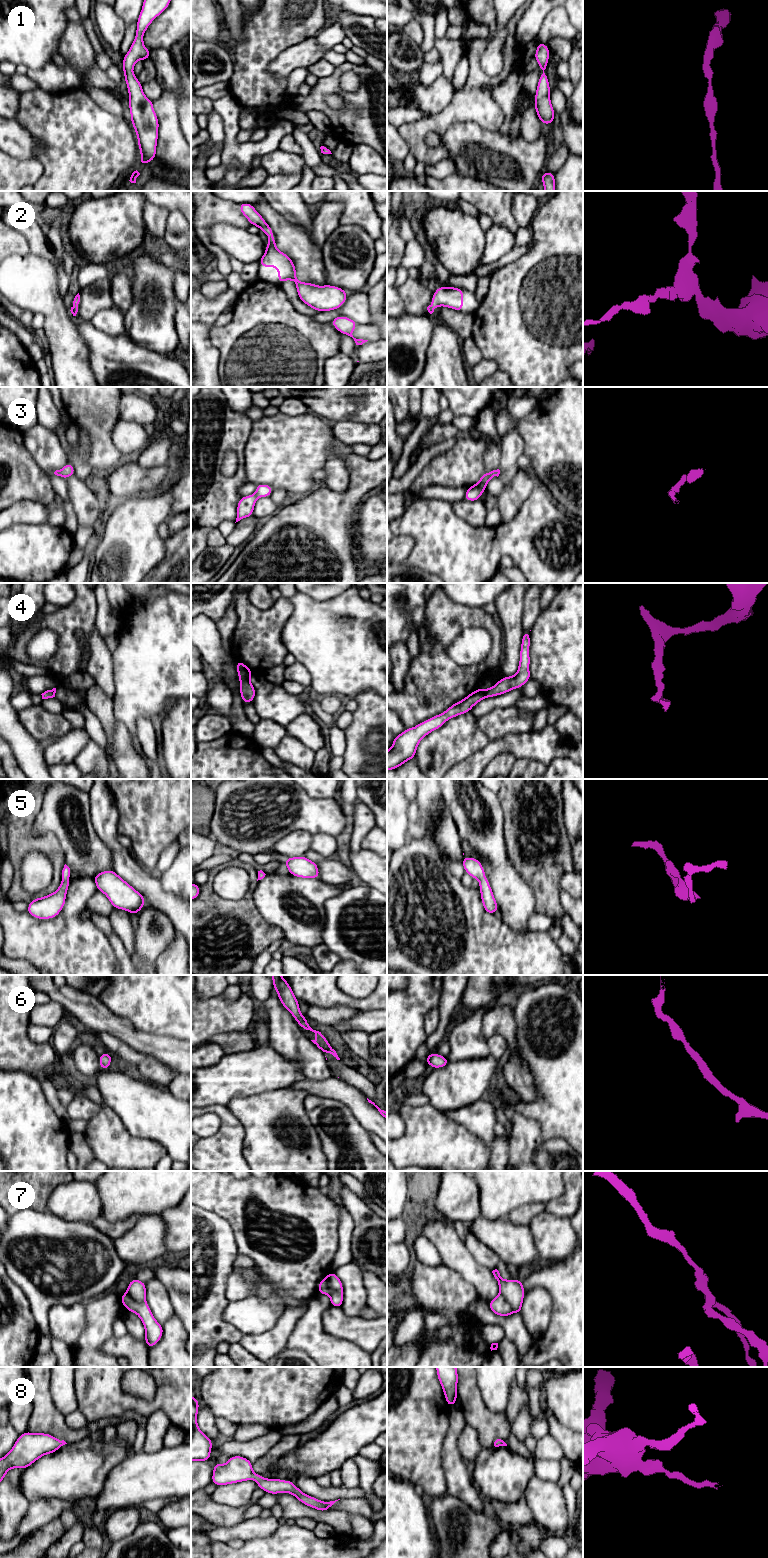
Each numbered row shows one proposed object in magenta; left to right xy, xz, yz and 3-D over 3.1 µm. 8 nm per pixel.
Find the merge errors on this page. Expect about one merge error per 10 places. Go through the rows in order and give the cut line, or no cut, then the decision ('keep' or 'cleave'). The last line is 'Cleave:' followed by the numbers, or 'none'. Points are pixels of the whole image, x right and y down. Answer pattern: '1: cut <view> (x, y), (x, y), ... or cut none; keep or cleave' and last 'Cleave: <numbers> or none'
1: cut none; keep
2: cut none; keep
3: cut none; keep
4: cut none; keep
5: cut none; keep
6: cut none; keep
7: cut xy (126, 1292), (138, 1302), (145, 1302); cleave
8: cut none; keep
Cleave: 7

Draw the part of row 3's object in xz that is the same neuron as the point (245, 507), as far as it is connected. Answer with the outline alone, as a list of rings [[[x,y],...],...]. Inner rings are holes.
[[[257,484],[256,486],[256,492],[253,495],[241,497],[239,500],[236,522],[252,516],[256,500],[260,497],[271,496],[273,492],[272,487],[267,484]]]

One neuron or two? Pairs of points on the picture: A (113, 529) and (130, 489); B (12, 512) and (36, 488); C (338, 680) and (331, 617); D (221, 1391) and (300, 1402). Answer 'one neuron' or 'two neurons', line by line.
A: two neurons
B: two neurons
C: one neuron
D: one neuron

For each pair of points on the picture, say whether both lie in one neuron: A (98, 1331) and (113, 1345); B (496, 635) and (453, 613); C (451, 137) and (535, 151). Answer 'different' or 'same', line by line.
A: different
B: same
C: same

